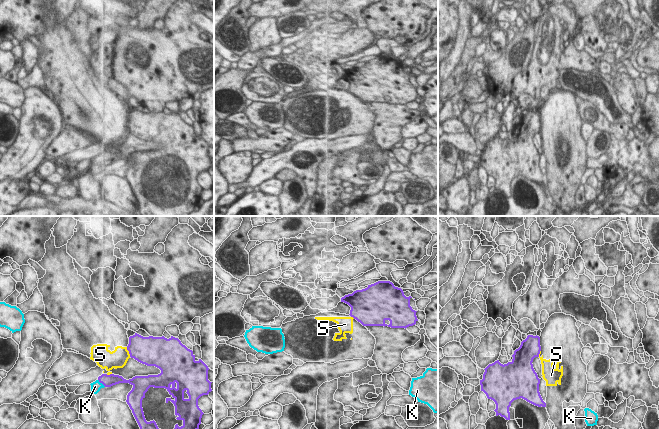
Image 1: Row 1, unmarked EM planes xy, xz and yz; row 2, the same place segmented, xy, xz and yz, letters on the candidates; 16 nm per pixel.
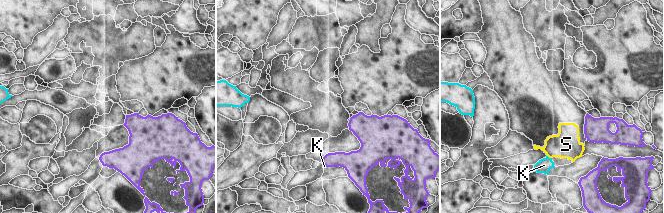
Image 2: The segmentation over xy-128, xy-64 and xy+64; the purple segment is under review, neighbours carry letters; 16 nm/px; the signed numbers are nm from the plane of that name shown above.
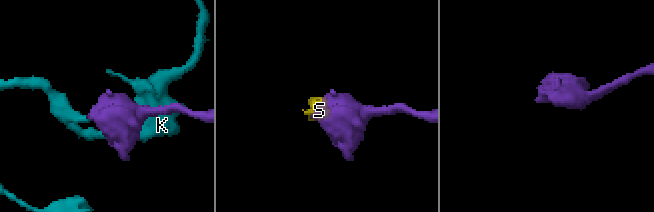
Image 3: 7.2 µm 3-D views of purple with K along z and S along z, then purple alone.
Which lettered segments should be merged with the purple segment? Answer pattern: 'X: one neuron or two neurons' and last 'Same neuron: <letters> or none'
K: one neuron
S: two neurons
Same neuron: K

